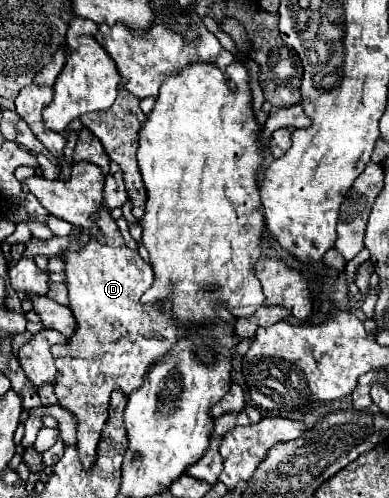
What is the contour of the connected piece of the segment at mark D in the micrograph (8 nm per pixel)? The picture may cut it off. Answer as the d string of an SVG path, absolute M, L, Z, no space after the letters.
M105 206L101 210L101 217L97 224L104 237L107 237L105 244L89 240L85 250L77 252L79 244L77 238L73 238L69 250L65 252L65 276L67 276L65 284L69 288L69 308L77 318L77 330L69 338L63 356L61 356L61 346L53 348L53 354L57 356L55 394L59 398L59 404L65 410L69 410L77 420L77 450L79 450L81 464L85 468L93 466L93 462L97 460L97 442L109 416L107 410L109 410L111 392L121 390L123 394L131 394L133 390L141 388L141 382L149 372L149 368L155 364L155 360L163 358L171 350L171 346L179 340L177 326L173 326L173 318L167 302L161 302L157 306L143 306L139 302L143 292L153 284L153 270L141 260L141 256L135 250L129 250L125 246L117 230L117 224Z

